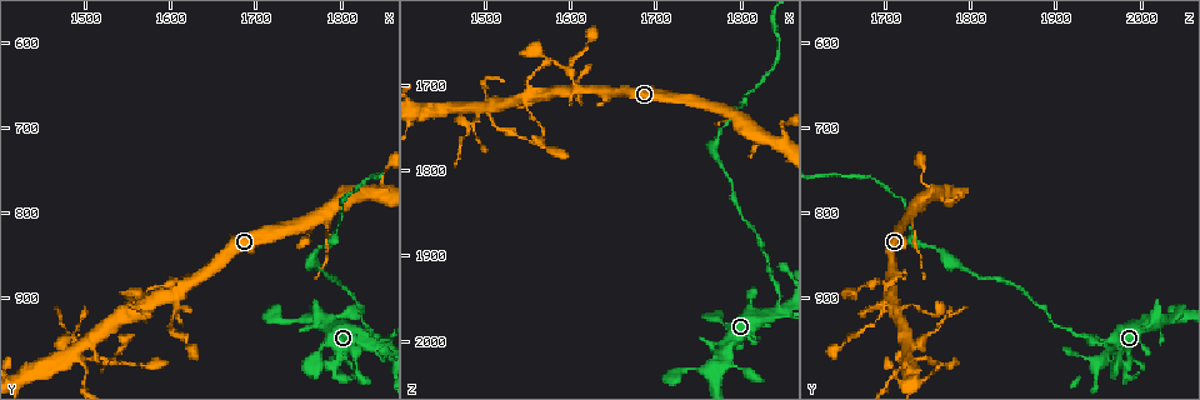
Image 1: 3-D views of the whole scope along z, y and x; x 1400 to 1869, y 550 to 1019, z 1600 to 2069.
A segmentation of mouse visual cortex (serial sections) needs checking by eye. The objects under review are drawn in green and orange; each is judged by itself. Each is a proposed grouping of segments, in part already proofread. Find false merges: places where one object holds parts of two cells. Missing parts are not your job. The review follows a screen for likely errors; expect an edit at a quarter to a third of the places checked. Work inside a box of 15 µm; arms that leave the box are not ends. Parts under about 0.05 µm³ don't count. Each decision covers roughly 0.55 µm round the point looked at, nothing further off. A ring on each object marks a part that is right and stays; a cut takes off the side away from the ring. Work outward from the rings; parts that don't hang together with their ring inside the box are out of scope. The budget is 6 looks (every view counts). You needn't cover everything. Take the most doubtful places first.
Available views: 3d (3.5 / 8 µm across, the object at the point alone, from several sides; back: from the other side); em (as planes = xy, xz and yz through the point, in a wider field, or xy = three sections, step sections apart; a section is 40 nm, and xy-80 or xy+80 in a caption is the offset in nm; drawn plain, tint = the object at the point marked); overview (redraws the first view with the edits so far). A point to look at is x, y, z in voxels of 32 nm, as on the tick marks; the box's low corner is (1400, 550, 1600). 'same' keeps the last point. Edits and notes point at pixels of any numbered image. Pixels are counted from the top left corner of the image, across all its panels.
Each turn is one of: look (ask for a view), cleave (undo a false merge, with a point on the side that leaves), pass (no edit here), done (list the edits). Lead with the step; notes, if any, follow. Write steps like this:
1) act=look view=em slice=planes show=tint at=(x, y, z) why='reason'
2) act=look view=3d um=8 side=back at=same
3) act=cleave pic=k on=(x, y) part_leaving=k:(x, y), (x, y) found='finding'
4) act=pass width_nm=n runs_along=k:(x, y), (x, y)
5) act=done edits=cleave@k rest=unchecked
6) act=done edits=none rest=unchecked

act=look view=3d um=3.5 at=(1845, 955, 1965) why='abrupt turn'

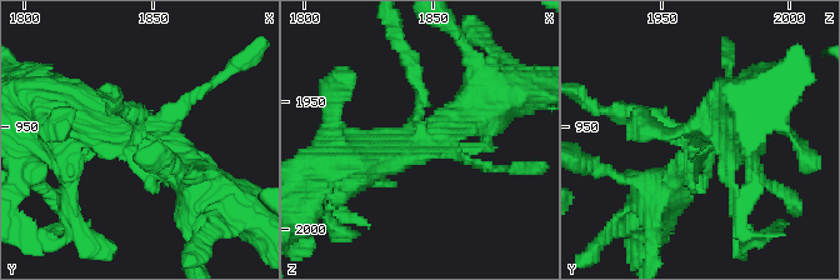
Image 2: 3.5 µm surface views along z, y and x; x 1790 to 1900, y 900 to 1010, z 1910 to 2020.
act=look view=em slice=planes show=tint at=(1843, 957, 1964)

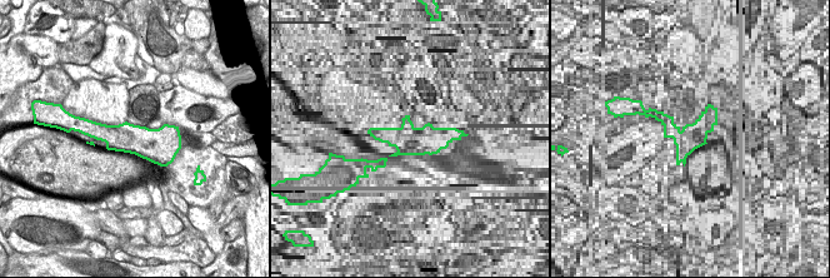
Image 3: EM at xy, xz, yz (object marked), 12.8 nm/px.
act=cleave pic=2 on=(415, 84) width_nm=380 part_leaving=2:(415, 125), (415, 68), (391, 33) found='a second cell is stuck on'

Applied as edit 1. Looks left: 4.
act=look view=overview why='redraw'

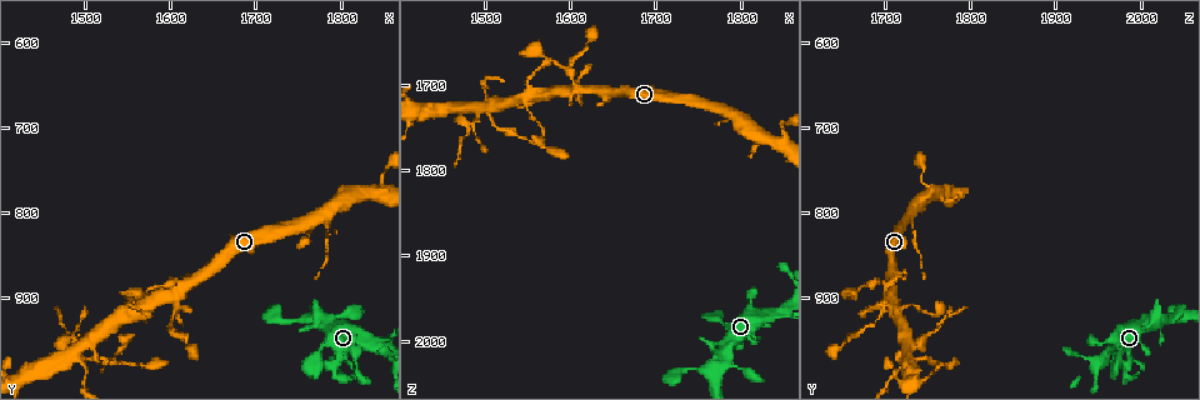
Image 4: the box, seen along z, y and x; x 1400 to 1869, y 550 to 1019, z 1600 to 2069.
act=look view=em slice=xy step=5 show=tint at=(1605, 890, 1710) why='four or more arms meet'

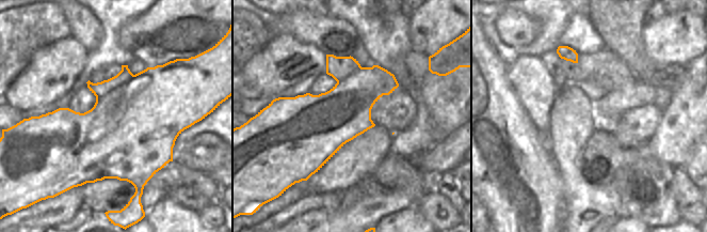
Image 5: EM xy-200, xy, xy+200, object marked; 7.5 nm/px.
act=look view=3d um=3.5 at=same why='wider look'

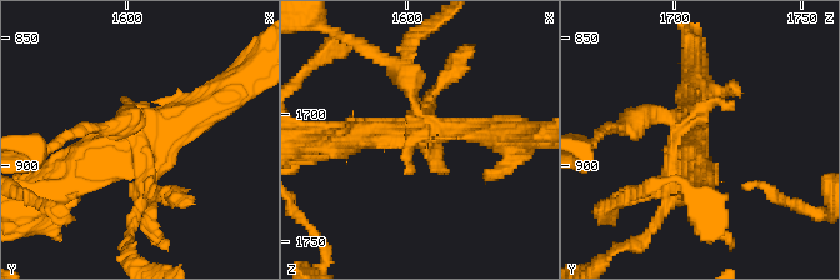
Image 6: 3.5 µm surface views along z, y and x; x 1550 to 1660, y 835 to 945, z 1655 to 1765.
act=pass width_nm=460 runs_along=6:(211, 104), (154, 124), (70, 181) found='one cell here'

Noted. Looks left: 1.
act=done edits=cleave@2 rest=unchecked

